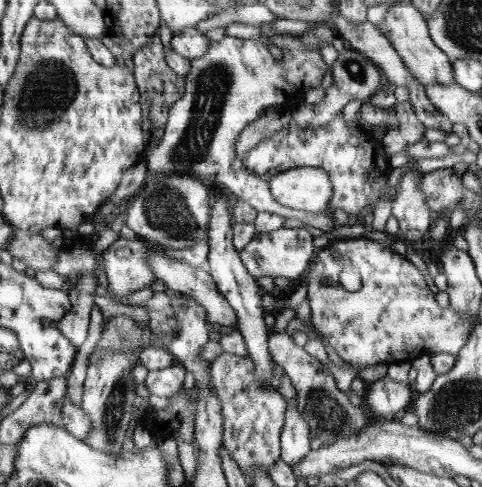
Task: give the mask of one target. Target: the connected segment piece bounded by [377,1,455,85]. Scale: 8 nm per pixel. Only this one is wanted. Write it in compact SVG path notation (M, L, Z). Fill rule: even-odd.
M397 2L388 9L384 20L378 25L381 33L391 41L392 46L400 55L402 62L422 84L448 84L455 83L454 63L439 46L436 46L431 37L430 27L423 13L412 2Z

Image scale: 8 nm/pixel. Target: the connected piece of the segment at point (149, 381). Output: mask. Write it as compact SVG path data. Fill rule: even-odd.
M174 364L162 370L148 371L143 384L154 396L171 397L183 388L184 376L185 368Z

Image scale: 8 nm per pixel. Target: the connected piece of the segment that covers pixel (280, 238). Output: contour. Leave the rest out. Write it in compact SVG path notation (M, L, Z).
M281 227L271 232L257 232L254 238L239 252L239 257L248 274L256 280L264 278L264 276L274 279L298 279L311 268L317 253L312 240L312 234L302 227L298 229Z

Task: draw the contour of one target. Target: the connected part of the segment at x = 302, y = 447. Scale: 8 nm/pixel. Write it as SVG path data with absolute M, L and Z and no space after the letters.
M297 400L286 401L287 424L282 432L282 457L281 459L294 466L300 462L310 451L311 432L304 418L300 416Z

